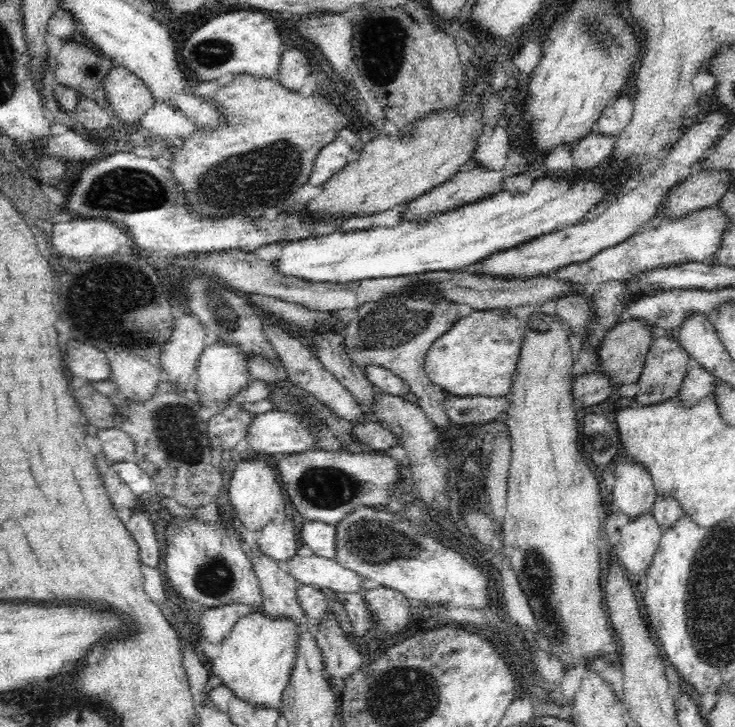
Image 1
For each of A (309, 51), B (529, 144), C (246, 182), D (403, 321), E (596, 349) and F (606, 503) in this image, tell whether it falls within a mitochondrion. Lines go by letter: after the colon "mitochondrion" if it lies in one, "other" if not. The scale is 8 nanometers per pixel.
A: other
B: other
C: mitochondrion
D: mitochondrion
E: other
F: other

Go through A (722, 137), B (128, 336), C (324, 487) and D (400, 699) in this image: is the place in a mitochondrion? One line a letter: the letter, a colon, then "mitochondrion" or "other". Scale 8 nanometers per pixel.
A: other
B: other
C: mitochondrion
D: mitochondrion

